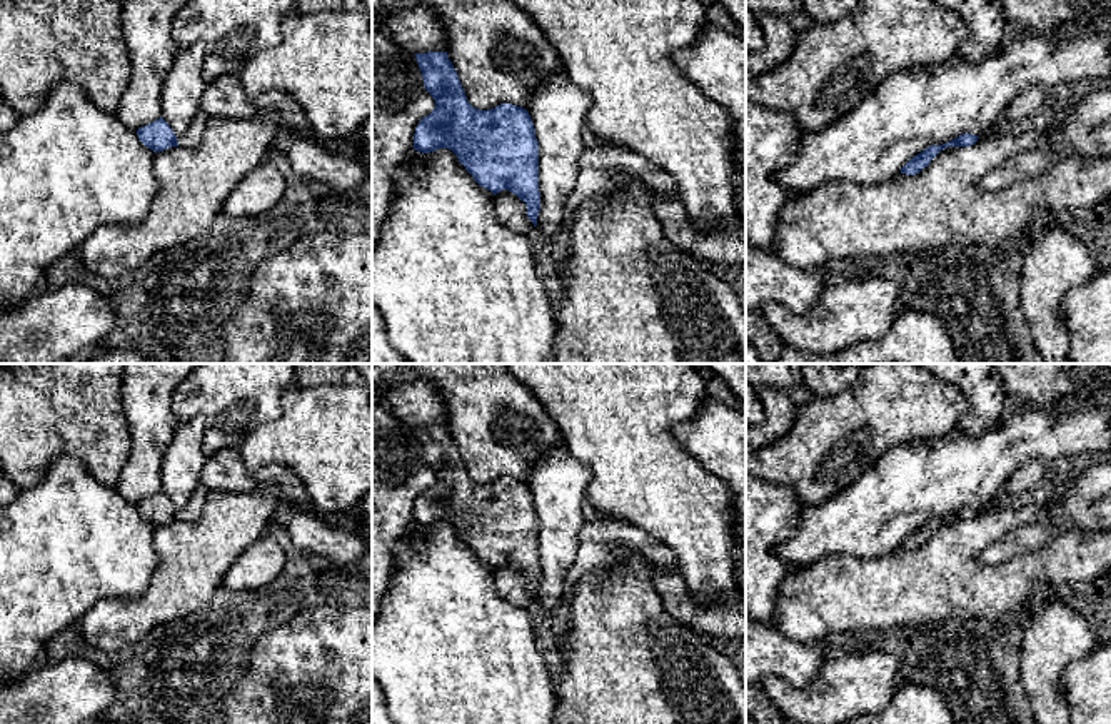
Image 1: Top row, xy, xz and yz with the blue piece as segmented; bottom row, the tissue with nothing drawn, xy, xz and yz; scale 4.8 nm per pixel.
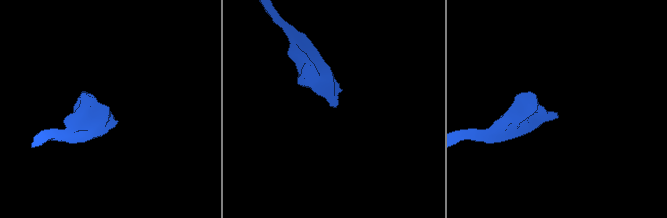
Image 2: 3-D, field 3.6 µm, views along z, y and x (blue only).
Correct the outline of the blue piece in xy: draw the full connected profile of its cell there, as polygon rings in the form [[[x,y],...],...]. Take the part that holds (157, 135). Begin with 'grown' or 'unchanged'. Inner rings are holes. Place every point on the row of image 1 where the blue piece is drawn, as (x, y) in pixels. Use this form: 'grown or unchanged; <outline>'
grown; [[[199,112],[190,128],[183,135],[177,137],[170,125],[160,117],[158,120],[138,128],[137,135],[138,140],[155,153],[170,147],[192,148],[200,143],[209,118],[209,115]]]

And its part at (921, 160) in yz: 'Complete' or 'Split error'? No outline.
Complete

